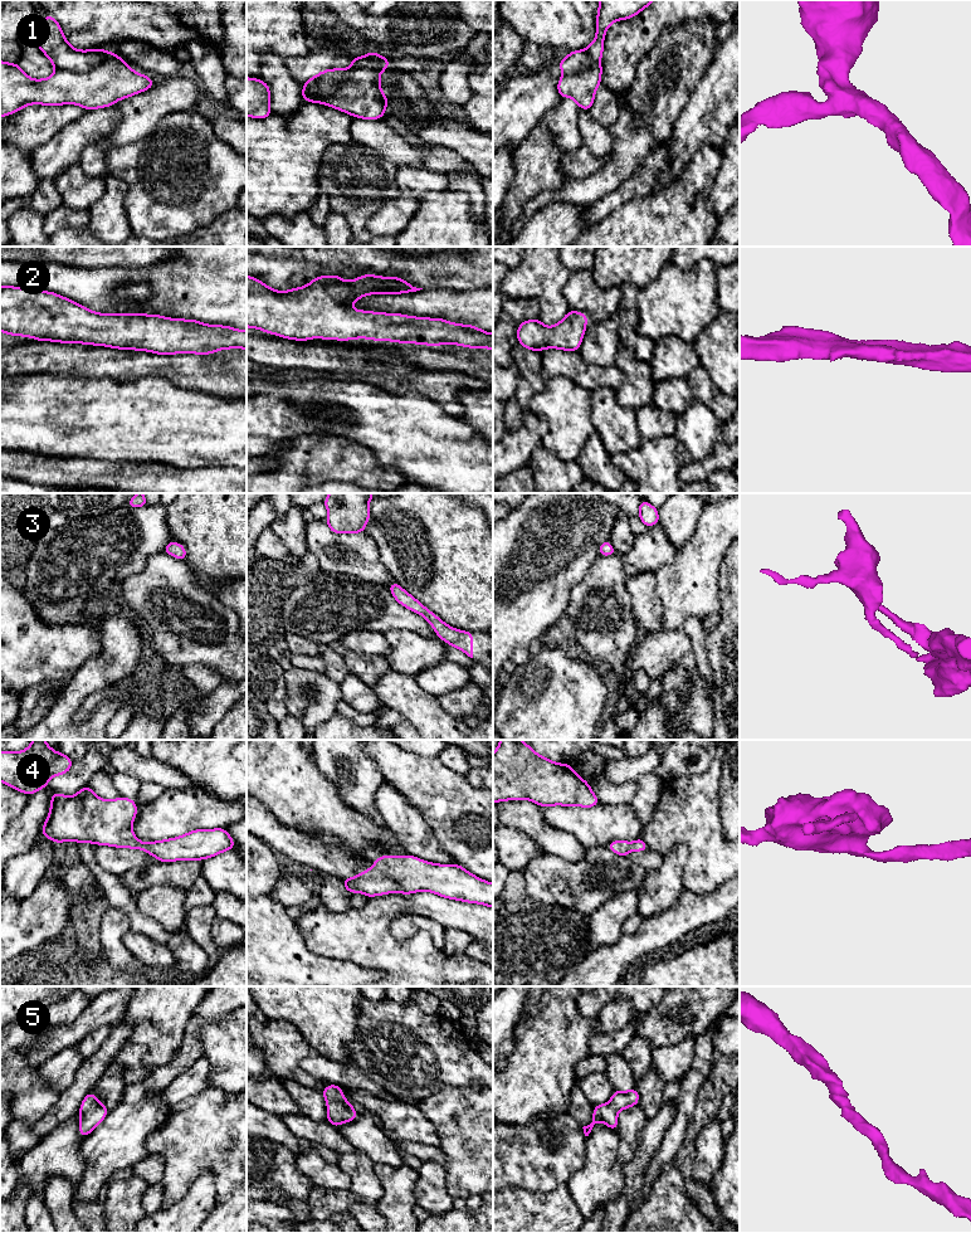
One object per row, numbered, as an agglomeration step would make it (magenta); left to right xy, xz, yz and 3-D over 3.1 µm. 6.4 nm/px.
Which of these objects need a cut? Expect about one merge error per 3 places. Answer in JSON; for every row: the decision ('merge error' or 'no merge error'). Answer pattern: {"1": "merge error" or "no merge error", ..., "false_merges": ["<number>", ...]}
{"1": "merge error", "2": "no merge error", "3": "no merge error", "4": "no merge error", "5": "no merge error", "false_merges": ["1"]}

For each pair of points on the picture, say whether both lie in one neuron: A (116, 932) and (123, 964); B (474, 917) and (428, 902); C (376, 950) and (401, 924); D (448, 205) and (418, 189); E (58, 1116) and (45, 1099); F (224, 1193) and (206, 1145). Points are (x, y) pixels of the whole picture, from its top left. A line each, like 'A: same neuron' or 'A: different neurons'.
A: same neuron
B: same neuron
C: different neurons
D: different neurons
E: different neurons
F: same neuron

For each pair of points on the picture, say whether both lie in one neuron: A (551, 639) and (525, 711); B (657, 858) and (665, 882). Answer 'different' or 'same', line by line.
A: different
B: different

